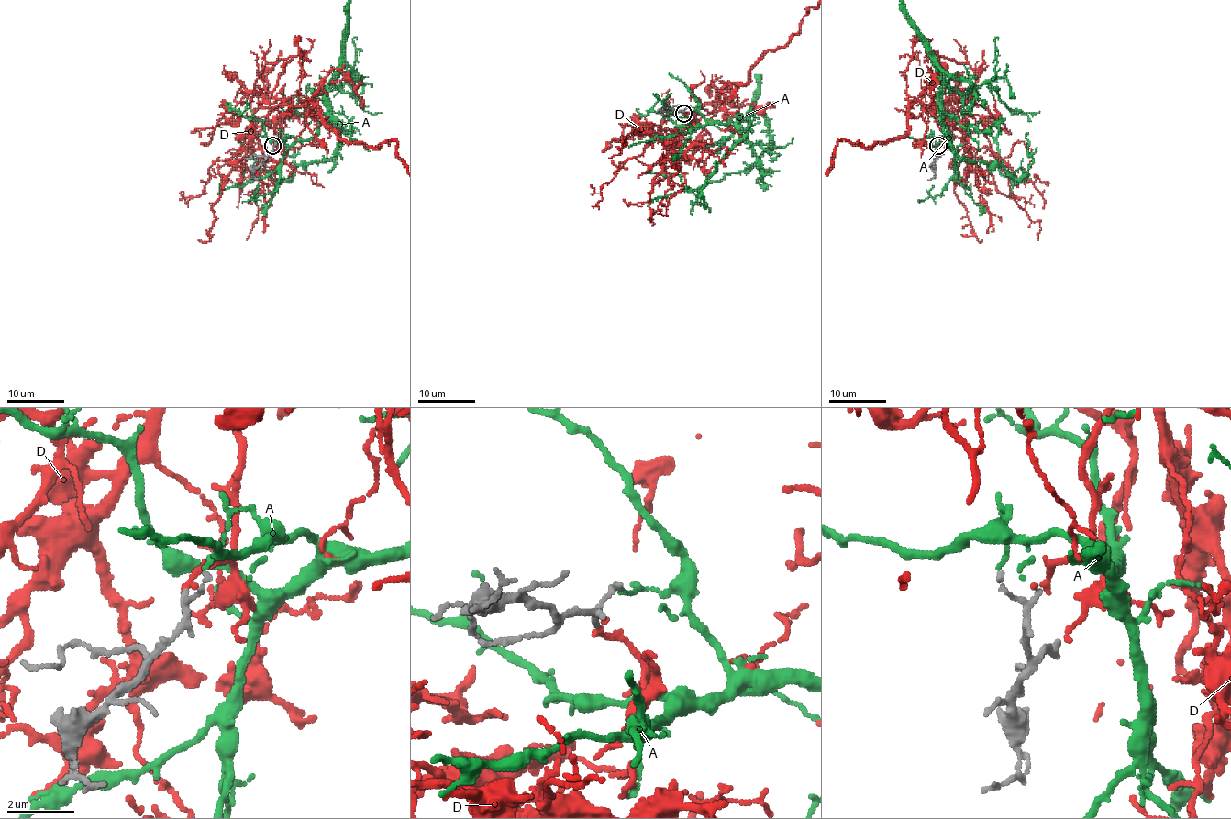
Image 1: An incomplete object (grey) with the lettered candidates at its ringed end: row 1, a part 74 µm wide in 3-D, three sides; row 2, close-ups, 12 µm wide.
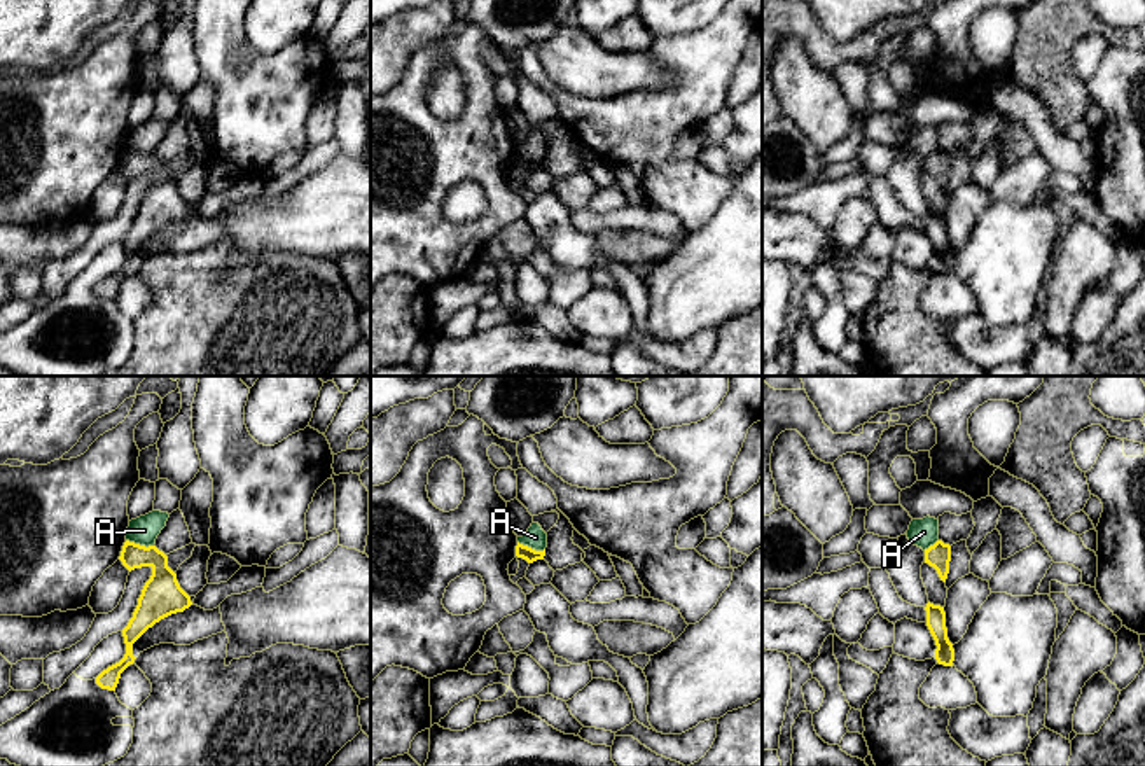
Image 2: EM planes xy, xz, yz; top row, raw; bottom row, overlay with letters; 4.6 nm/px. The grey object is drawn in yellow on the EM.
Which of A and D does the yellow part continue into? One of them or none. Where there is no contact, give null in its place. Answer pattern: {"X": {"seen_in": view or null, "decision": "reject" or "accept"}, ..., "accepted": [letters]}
{"A": {"seen_in": "xy", "decision": "reject"}, "D": {"seen_in": null, "decision": "accept"}, "accepted": ["D"]}

